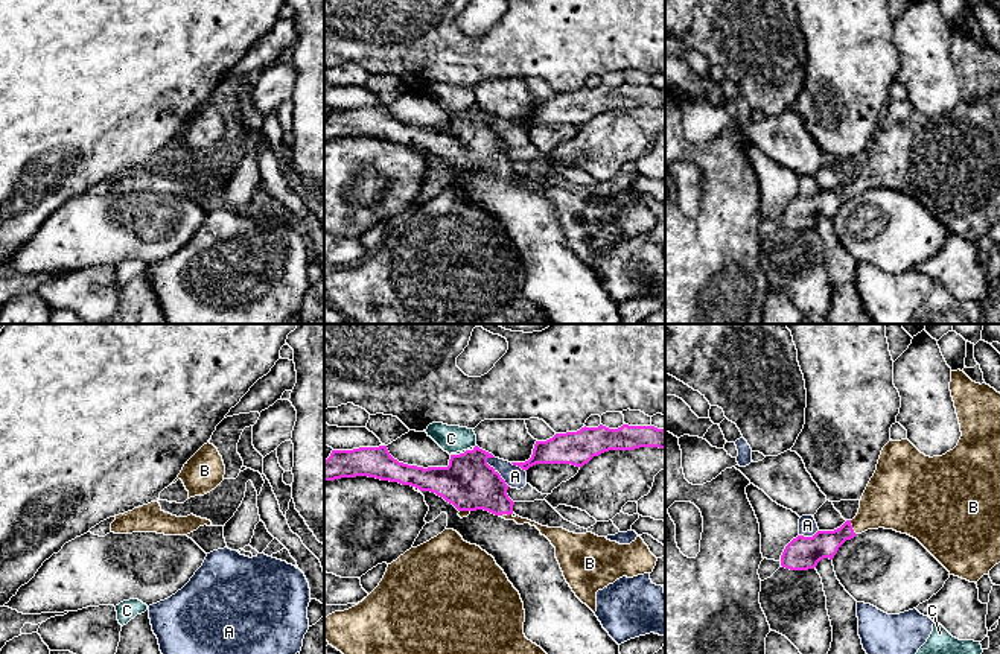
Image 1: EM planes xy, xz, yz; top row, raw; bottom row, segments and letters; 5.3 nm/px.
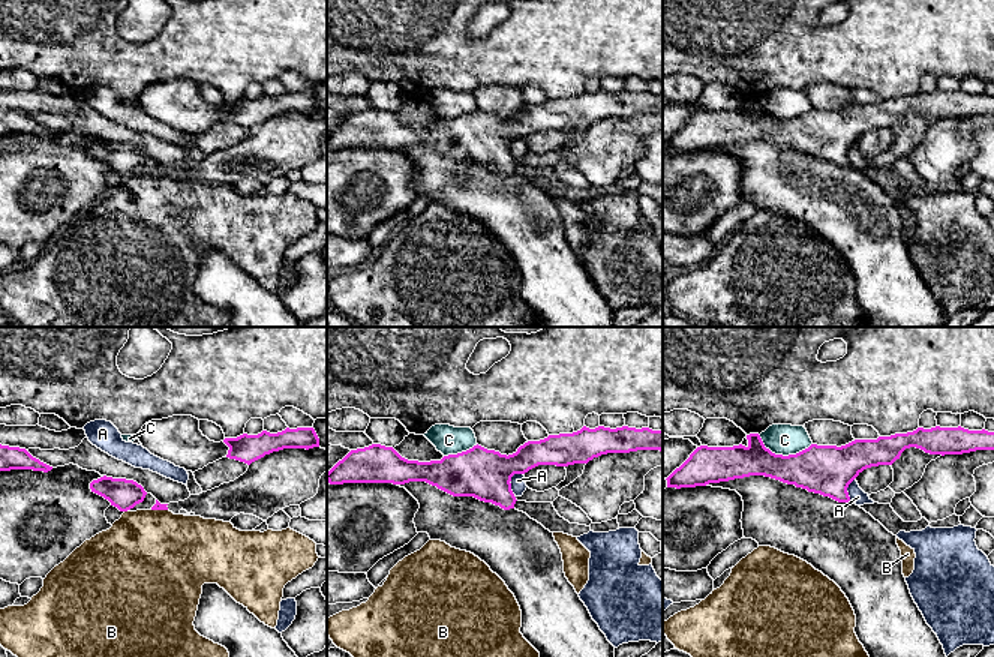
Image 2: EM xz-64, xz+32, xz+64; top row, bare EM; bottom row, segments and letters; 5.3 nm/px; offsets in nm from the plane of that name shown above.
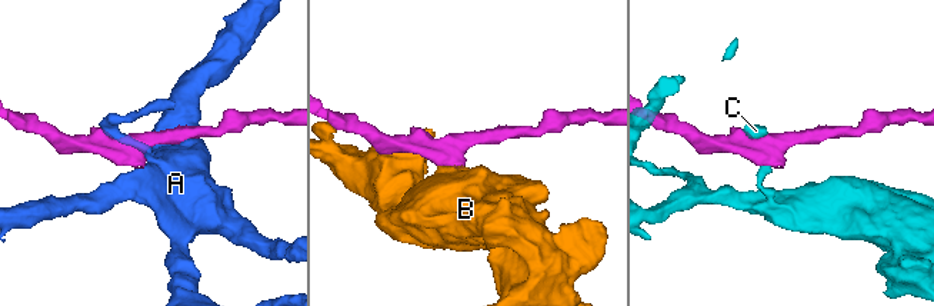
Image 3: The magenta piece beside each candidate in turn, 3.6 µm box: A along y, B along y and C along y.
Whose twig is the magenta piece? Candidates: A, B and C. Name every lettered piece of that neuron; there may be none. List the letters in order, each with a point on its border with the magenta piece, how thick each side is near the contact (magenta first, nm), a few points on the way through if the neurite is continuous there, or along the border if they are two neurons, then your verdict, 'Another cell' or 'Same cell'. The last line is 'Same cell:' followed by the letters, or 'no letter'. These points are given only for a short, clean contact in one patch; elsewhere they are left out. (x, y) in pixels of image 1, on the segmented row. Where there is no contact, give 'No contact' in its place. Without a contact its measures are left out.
A: Touches magenta at xz (496, 472). Thickness 280 nm (magenta) against 110 nm. Boundary: xz (487, 457), (487, 463), (509, 485). Another cell
B: Touches magenta at yz (851, 528). Thickness 150 nm (magenta) against 280 nm. Path across: yz (810, 551), (851, 528), (889, 501). Same cell
C: No contact. Another cell
Same cell: B

